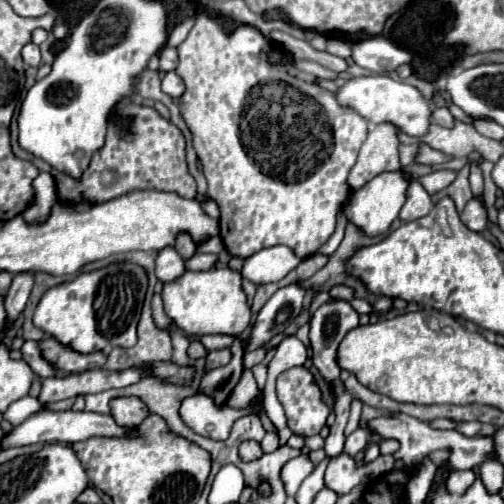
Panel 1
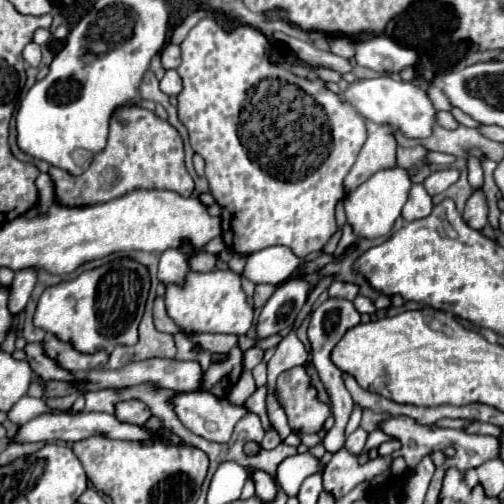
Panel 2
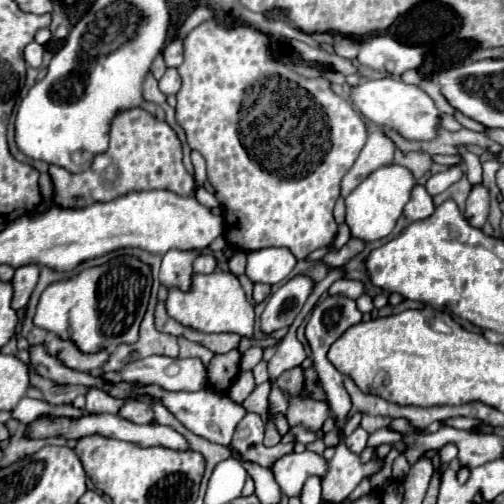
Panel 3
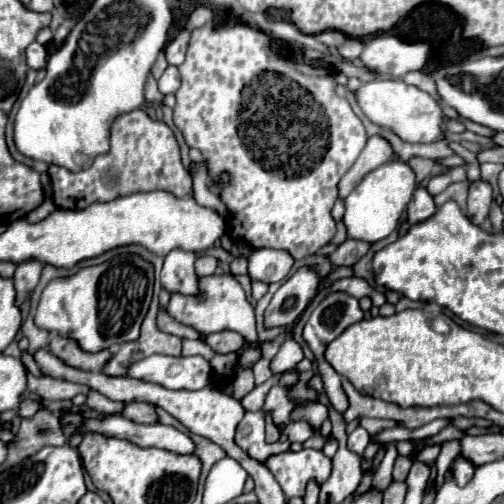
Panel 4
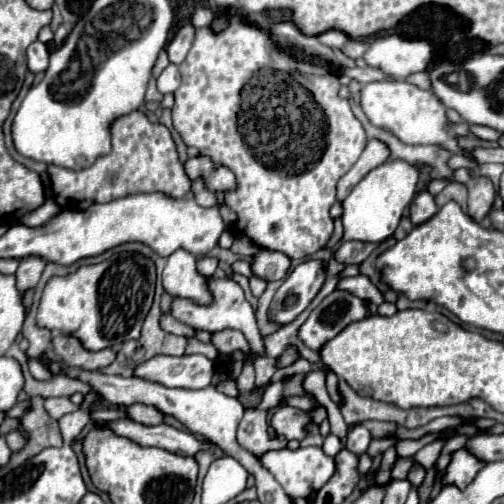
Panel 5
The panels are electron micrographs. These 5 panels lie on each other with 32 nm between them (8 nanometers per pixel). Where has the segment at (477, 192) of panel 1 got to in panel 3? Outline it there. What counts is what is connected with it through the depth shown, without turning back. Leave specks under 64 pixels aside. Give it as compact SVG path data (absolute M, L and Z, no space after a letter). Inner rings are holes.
M460 148L460 154L462 154L462 160L466 164L466 174L468 174L468 182L474 186L474 184L480 184L482 182L482 166L478 162L478 156L470 154L468 150Z

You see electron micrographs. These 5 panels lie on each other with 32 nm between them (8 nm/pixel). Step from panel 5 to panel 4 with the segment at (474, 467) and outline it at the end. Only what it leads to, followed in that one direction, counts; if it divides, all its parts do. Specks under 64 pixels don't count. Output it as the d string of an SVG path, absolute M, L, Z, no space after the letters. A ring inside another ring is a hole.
M456 458L456 462L454 462L454 468L452 468L452 474L454 474L454 480L460 484L460 486L464 486L464 484L468 484L470 482L470 478L472 478L472 474L474 474L474 466L468 462L468 460L464 460L464 458Z

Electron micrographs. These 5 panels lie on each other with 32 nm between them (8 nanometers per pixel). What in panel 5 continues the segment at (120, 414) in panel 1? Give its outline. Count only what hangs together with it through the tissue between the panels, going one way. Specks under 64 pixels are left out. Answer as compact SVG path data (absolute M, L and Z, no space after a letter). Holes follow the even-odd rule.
M132 404L126 408L126 414L130 420L146 424L146 426L154 426L154 424L162 424L162 414L148 404Z

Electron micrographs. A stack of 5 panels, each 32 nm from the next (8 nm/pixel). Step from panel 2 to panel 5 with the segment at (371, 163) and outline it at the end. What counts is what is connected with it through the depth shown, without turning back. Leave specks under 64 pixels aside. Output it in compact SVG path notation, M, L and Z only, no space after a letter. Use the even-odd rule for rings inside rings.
M368 140L362 156L358 158L358 162L340 178L338 182L338 200L342 202L350 192L352 188L376 166L384 164L384 160L390 160L390 150L388 146L382 142L382 140Z

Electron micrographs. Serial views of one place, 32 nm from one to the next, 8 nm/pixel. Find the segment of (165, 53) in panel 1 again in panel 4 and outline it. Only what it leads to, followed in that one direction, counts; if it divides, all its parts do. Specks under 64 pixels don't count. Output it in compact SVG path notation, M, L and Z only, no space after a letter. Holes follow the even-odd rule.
M182 30L168 46L166 46L166 60L170 66L180 66L184 62L184 54L186 54L186 46L190 40L190 32Z

